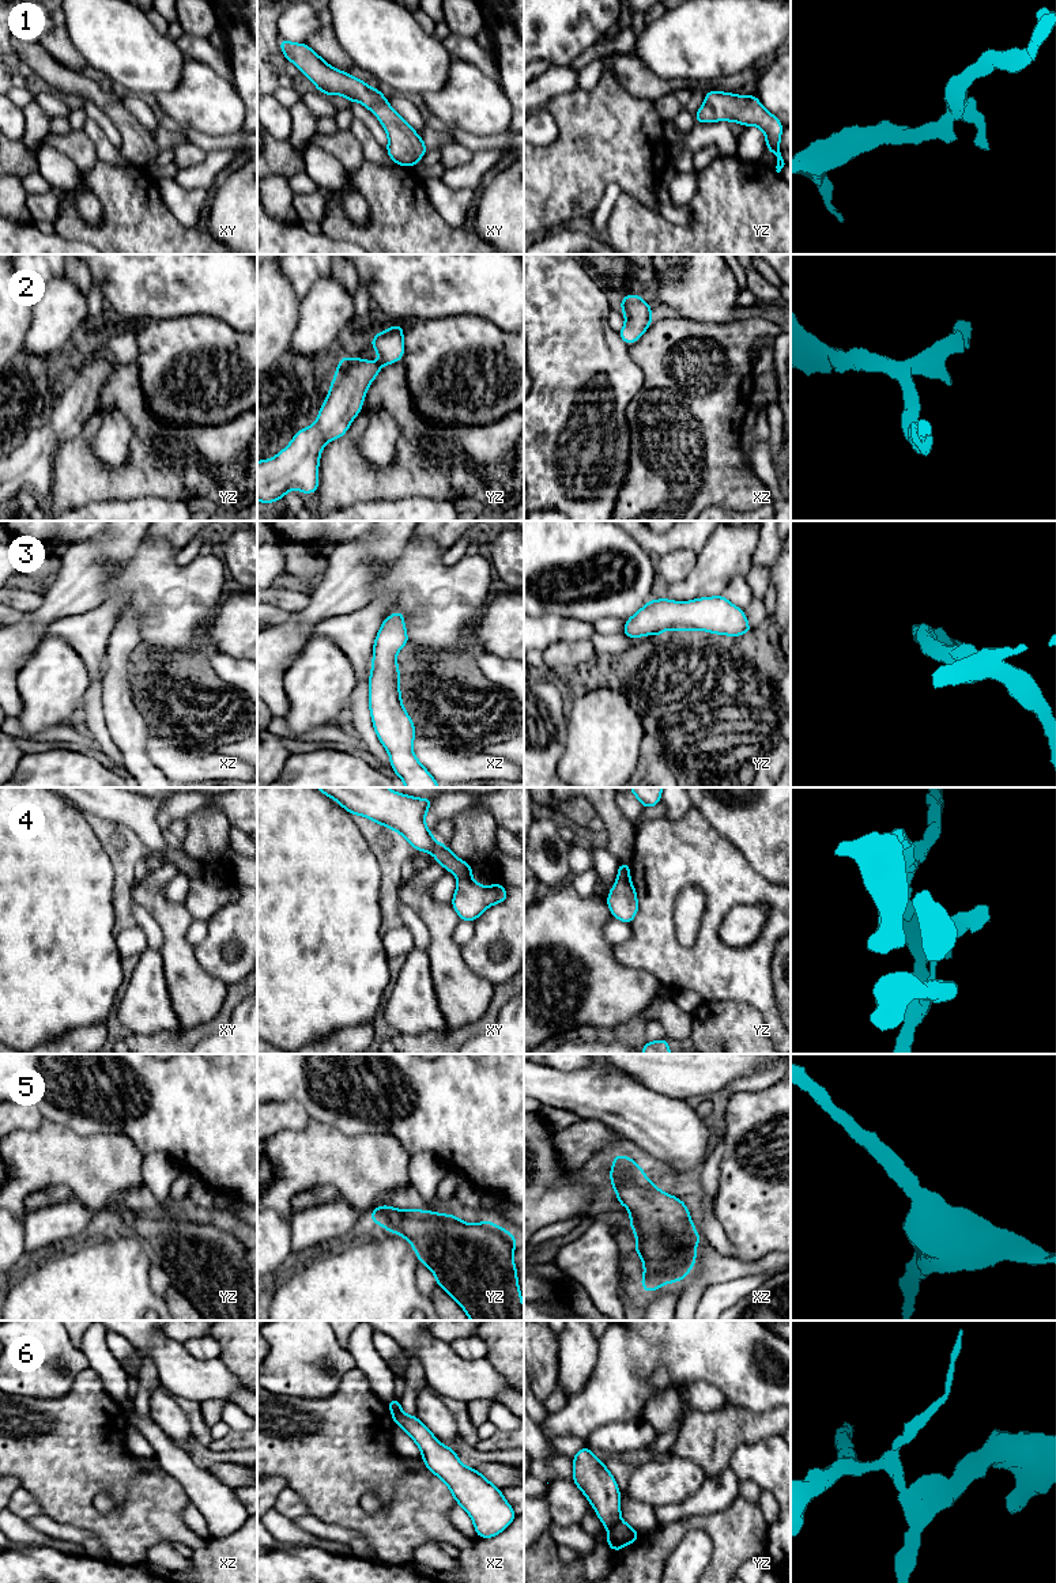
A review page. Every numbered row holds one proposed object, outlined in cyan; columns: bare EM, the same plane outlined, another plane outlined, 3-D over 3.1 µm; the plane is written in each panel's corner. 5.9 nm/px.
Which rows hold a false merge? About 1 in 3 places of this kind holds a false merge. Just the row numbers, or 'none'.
4, 6

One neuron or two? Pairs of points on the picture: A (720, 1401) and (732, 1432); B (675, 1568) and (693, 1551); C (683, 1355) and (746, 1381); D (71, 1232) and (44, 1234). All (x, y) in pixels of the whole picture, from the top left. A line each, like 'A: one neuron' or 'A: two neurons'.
A: two neurons
B: one neuron
C: one neuron
D: one neuron

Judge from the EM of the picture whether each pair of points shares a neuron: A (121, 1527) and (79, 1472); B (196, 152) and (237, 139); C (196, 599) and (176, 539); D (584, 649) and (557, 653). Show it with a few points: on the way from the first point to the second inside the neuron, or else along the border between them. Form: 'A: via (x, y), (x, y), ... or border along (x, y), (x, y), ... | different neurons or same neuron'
A: via (104, 1526), (79, 1503), (79, 1489) | same neuron
B: border along (187, 139), (207, 152) | different neurons
C: border along (149, 535), (165, 539), (177, 551) | different neurons
D: via (577, 653), (564, 653) | same neuron

